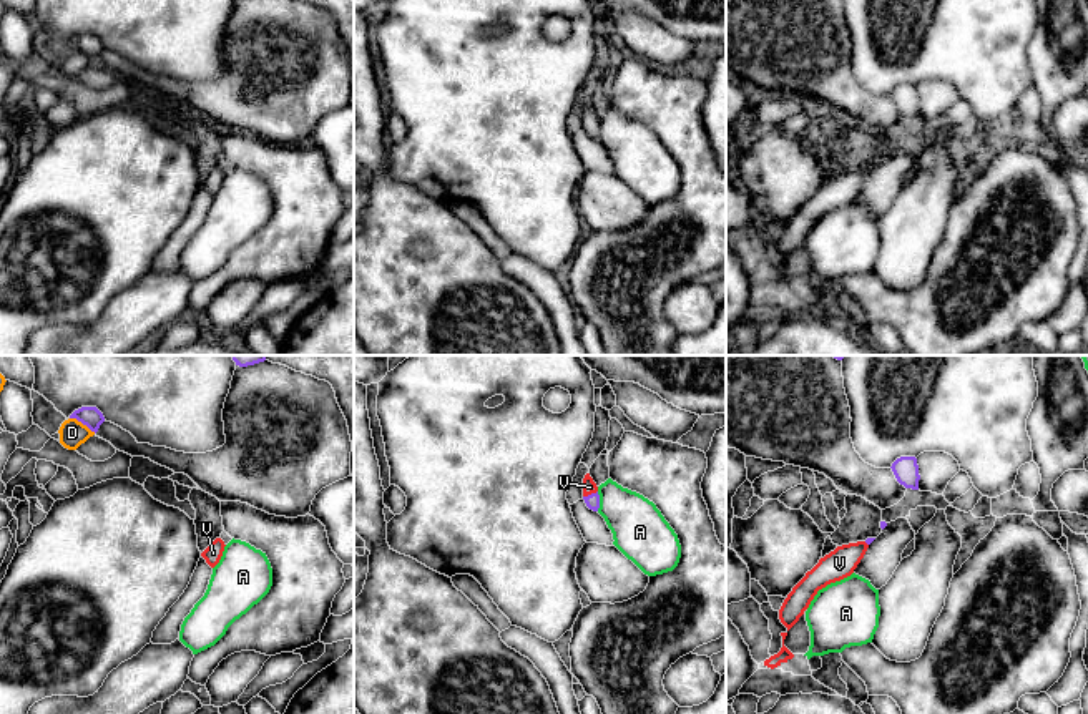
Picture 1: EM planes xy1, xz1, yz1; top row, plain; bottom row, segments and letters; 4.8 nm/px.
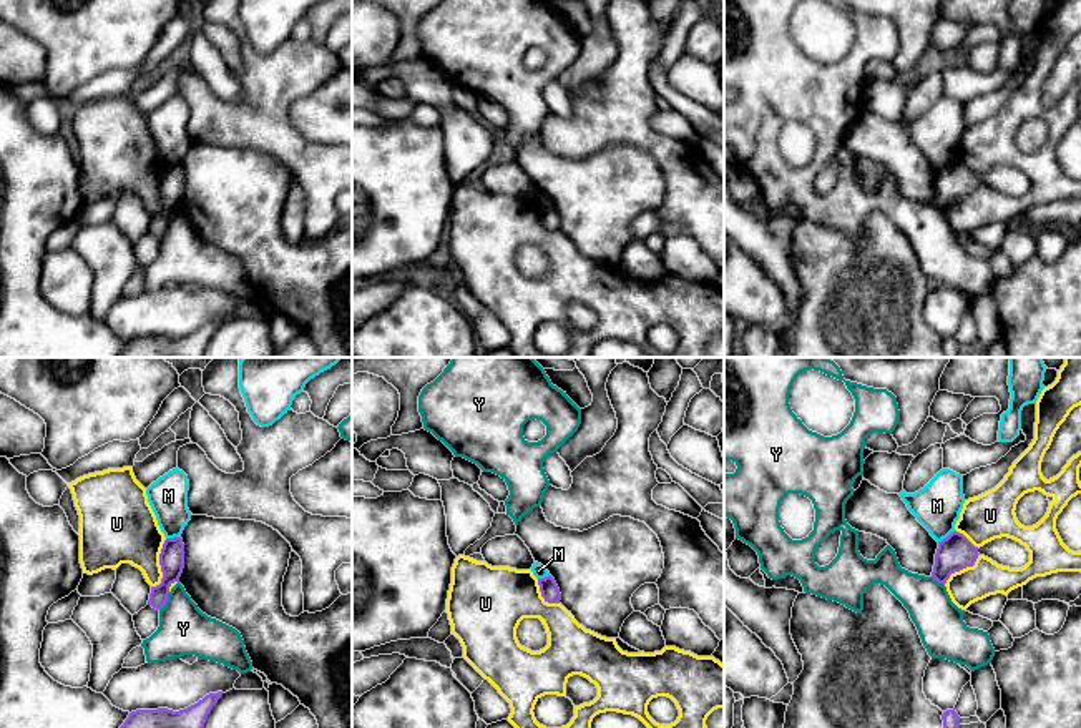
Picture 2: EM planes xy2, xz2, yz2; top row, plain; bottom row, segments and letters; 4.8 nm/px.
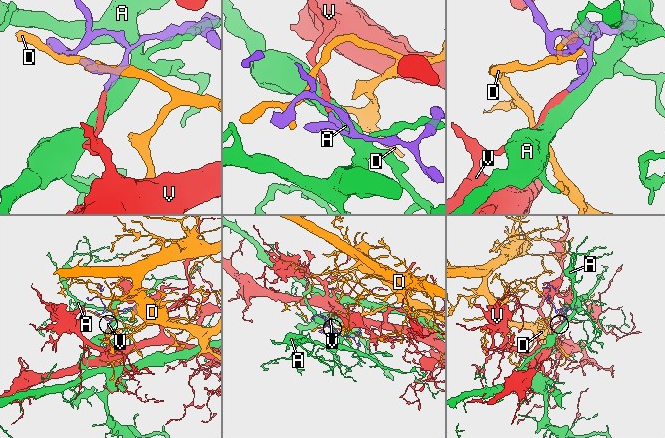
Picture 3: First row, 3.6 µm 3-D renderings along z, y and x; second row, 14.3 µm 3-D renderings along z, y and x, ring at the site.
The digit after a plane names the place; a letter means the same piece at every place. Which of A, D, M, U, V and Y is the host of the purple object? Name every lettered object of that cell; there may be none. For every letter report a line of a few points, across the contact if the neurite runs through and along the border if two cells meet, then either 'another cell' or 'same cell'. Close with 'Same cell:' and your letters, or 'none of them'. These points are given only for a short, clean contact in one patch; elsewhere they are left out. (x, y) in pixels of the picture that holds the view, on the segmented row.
A: another cell
D: another cell
M: line yz2 (955, 531), (939, 542); another cell
U: another cell
V: line xz1 (592, 500), (592, 493), (590, 487); same cell
Y: another cell
Same cell: V

